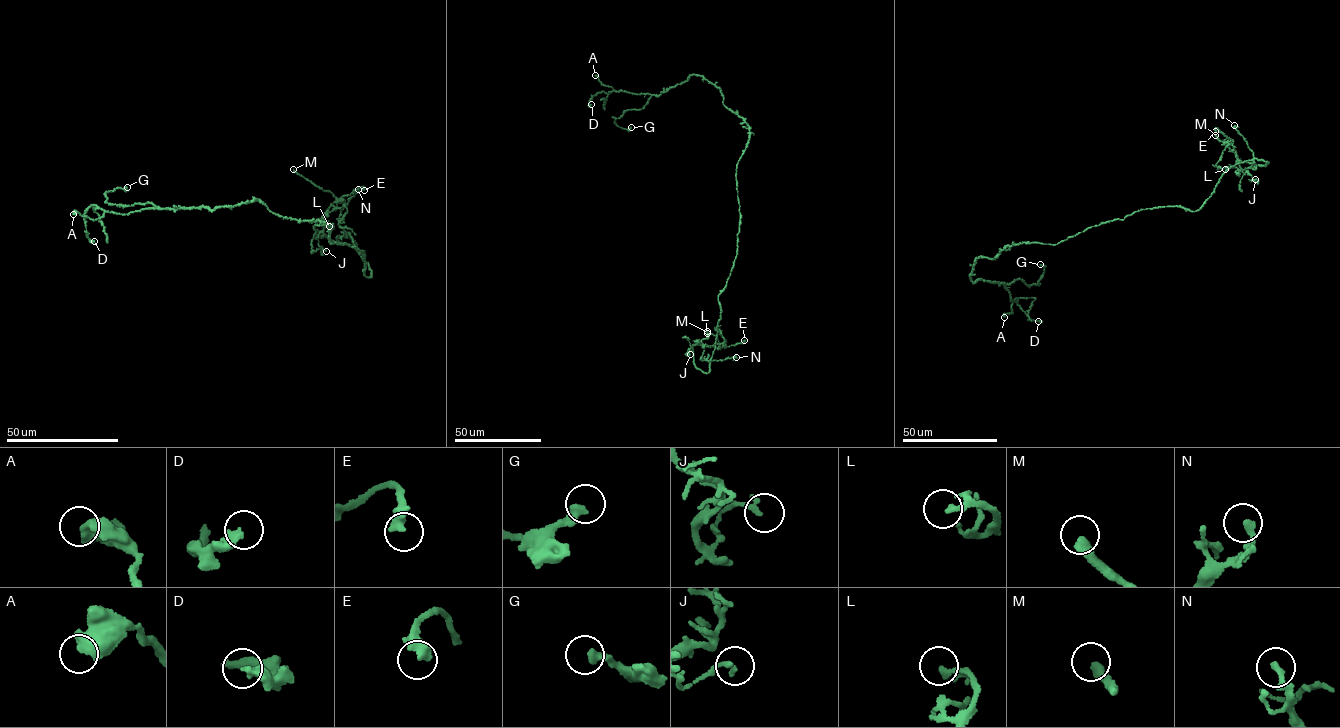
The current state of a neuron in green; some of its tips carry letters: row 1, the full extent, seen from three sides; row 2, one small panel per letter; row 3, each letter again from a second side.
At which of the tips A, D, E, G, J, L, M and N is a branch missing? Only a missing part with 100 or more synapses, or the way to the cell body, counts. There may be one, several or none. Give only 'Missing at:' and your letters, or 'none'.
Missing at: M

